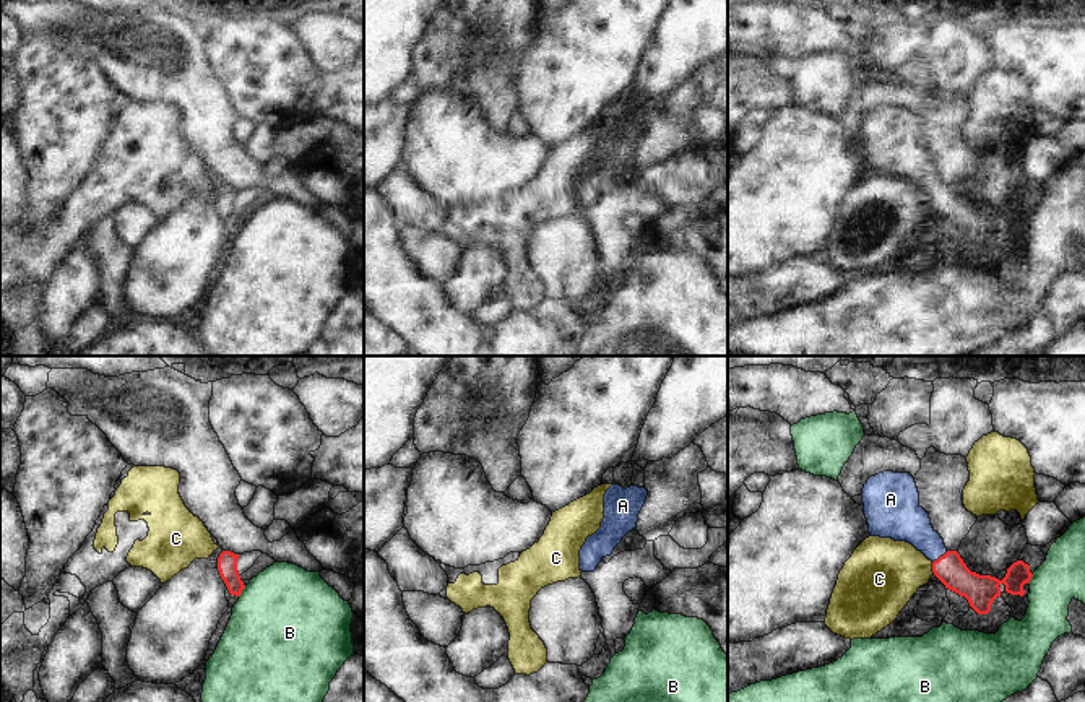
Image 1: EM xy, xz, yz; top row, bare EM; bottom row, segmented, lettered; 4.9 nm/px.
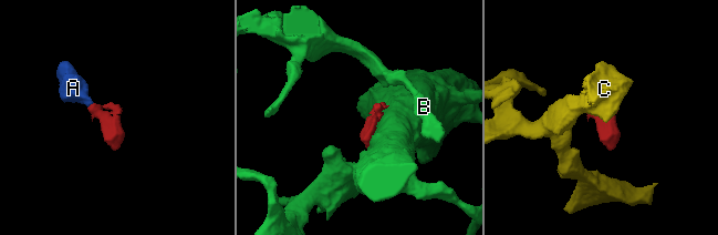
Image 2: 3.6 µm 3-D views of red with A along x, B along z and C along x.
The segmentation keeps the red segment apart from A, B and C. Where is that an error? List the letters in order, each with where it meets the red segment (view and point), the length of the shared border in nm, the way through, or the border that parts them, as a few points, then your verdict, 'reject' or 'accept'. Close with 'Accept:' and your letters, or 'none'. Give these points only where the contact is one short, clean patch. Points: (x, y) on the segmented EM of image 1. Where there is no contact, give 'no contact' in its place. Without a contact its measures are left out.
A: yz (941, 556) | 100 nm | across yz (950, 569), (941, 556), (905, 520) | accept
B: xy (241, 592) | 70 nm | reject
C: yz (933, 567) | 60 nm | along yz (931, 563), (934, 572) | reject
Accept: A

